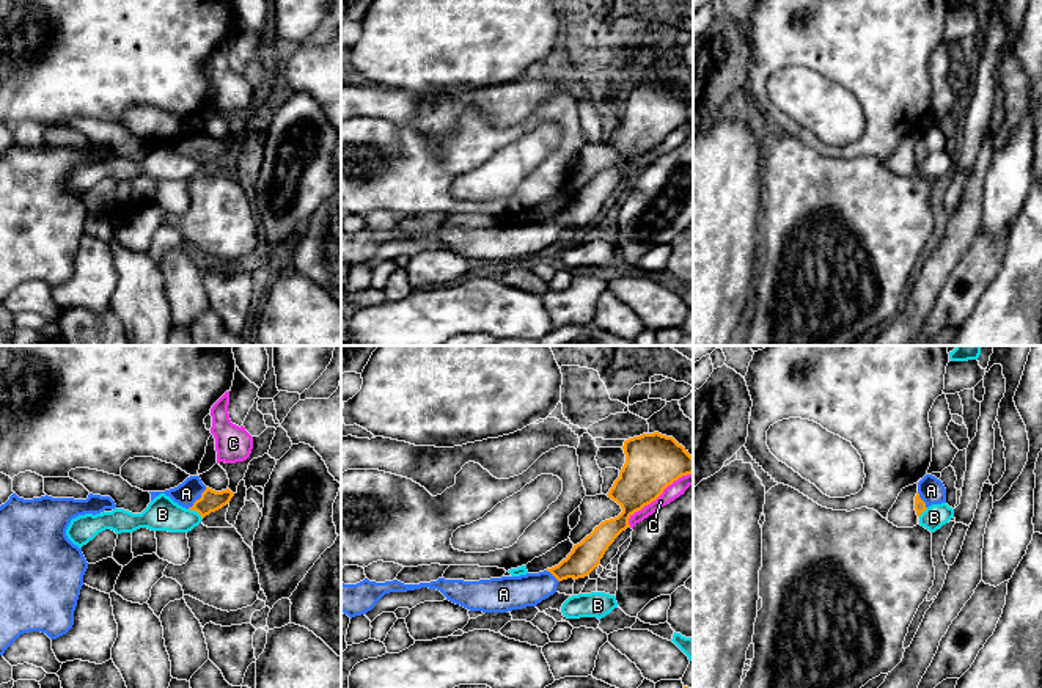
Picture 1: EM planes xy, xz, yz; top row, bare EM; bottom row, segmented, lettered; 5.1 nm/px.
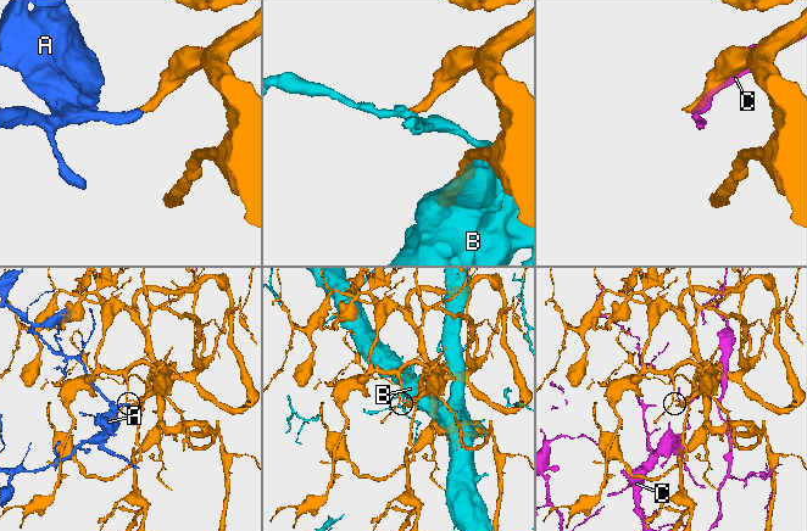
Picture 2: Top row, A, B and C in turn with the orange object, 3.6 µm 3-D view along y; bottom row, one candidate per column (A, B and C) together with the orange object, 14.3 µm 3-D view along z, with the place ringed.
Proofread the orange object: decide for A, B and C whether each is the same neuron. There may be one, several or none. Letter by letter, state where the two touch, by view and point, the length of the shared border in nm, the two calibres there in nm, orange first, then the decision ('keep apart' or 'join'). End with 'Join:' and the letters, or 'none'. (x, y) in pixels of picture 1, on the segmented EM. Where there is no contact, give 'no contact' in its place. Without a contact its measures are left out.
A: meets orange in xy at (200, 498); contact 150 nm long; 110 nm thick on the orange side, 120 nm on the other; join
B: meets orange in xy at (197, 511); contact 90 nm long; 110 nm thick on the orange side, 180 nm on the other; keep apart
C: meets orange in xz at (656, 498); contact 440 nm long; 280 nm thick on the orange side, 80 nm on the other; keep apart
Join: A

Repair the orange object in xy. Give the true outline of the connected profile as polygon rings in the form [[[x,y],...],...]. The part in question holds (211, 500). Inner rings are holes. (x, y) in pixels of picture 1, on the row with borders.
[[[190,476],[174,489],[165,492],[149,492],[149,493],[151,493],[151,501],[160,493],[165,493],[179,506],[198,512],[201,518],[204,518],[211,512],[222,509],[234,496],[234,493],[229,489],[215,492],[206,487],[201,482],[200,476]]]

